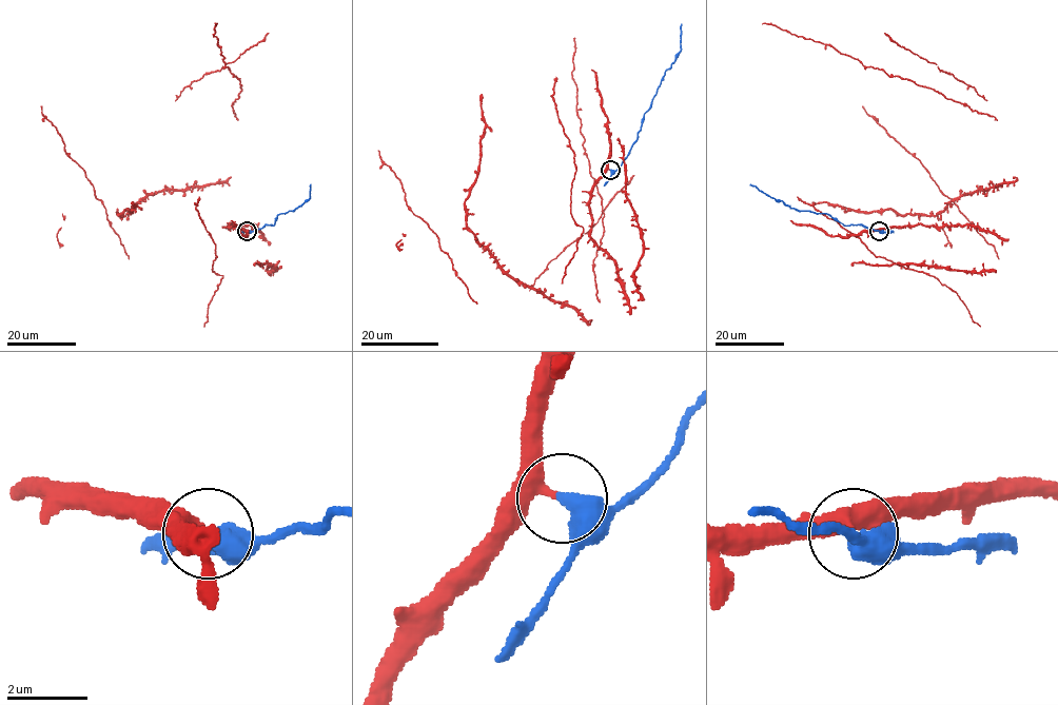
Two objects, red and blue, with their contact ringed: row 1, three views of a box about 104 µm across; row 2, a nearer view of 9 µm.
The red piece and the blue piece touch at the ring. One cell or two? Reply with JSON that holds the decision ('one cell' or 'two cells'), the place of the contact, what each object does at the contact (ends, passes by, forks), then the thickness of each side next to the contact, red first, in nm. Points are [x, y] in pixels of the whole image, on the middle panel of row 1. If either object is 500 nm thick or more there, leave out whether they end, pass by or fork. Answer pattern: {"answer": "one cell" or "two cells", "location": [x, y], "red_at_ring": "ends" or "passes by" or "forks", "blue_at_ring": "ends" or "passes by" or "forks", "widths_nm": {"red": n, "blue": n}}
{"answer": "two cells", "location": [610, 170], "widths_nm": {"red": 280, "blue": 500}}

